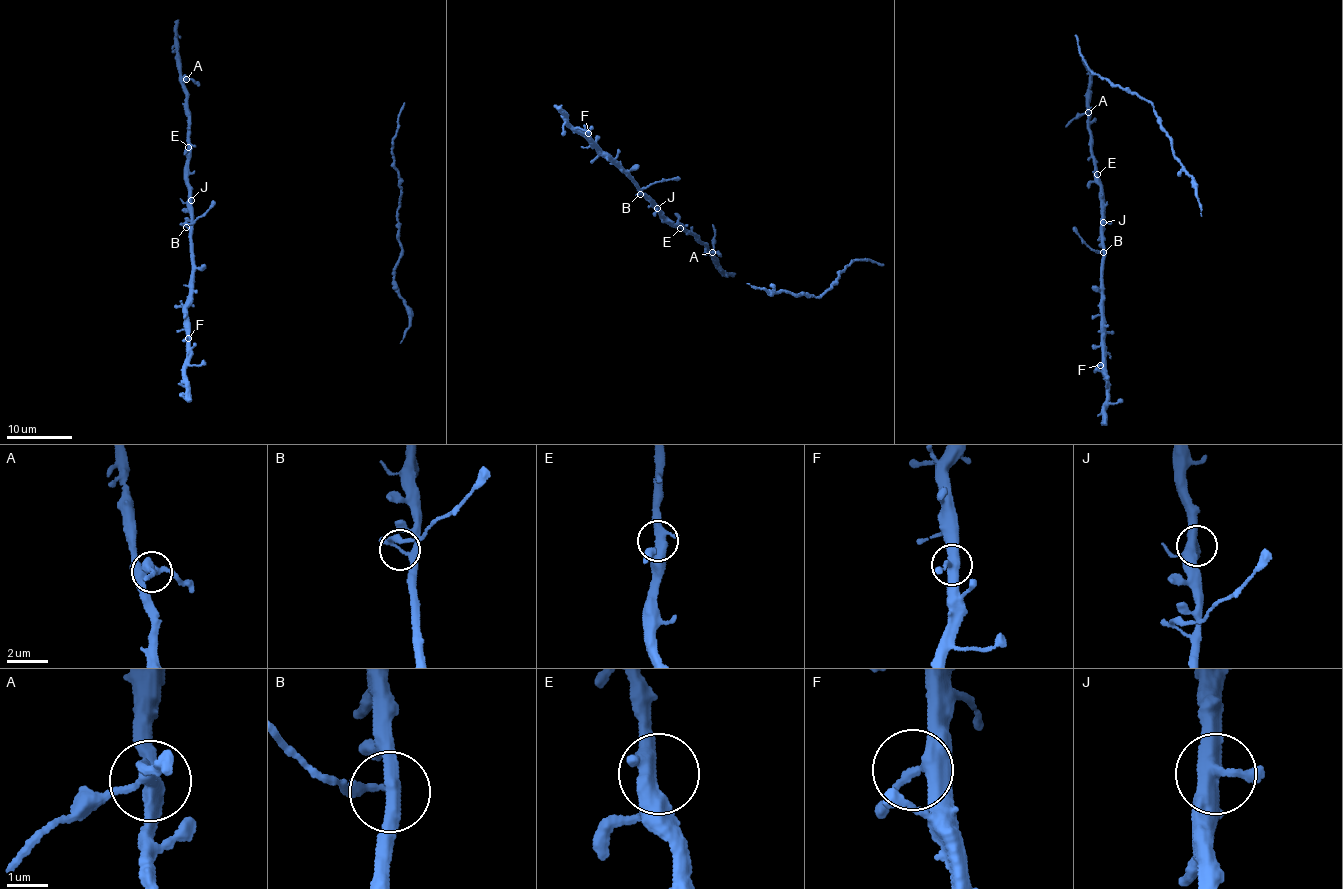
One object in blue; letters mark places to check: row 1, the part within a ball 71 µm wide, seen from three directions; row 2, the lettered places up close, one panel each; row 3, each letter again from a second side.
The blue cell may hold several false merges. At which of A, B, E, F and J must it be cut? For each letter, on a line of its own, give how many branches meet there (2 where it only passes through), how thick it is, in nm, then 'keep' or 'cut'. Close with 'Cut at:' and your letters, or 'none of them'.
A: 4 | 320 nm | cut
B: 3 | 200 nm | cut
E: 3 | 360 nm | keep
F: 3 | 360 nm | keep
J: 3 | 360 nm | keep
Cut at: A, B

